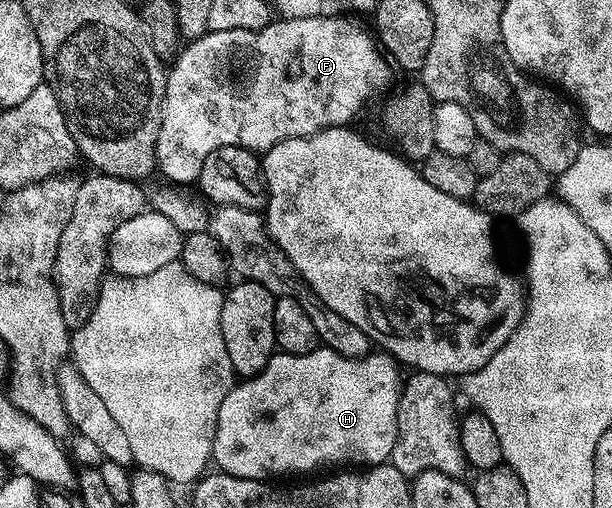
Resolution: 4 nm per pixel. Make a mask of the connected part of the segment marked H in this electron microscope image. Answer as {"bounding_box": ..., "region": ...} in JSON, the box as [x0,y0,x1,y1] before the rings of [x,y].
{"bounding_box":[212,346,402,481],"region":[[[319,346],[315,352],[299,356],[287,352],[271,356],[260,374],[235,383],[228,398],[220,402],[212,453],[213,463],[218,463],[217,471],[236,478],[269,481],[274,478],[270,476],[314,472],[329,464],[373,466],[387,463],[398,437],[398,400],[402,396],[402,384],[394,357],[377,351],[356,358]]]}

